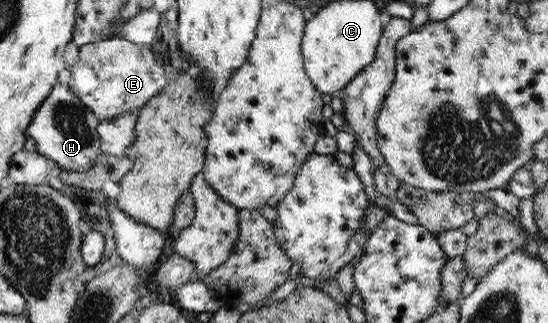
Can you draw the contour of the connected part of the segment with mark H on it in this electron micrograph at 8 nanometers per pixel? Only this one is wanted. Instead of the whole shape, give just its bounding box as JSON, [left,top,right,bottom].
[29,85,103,172]

